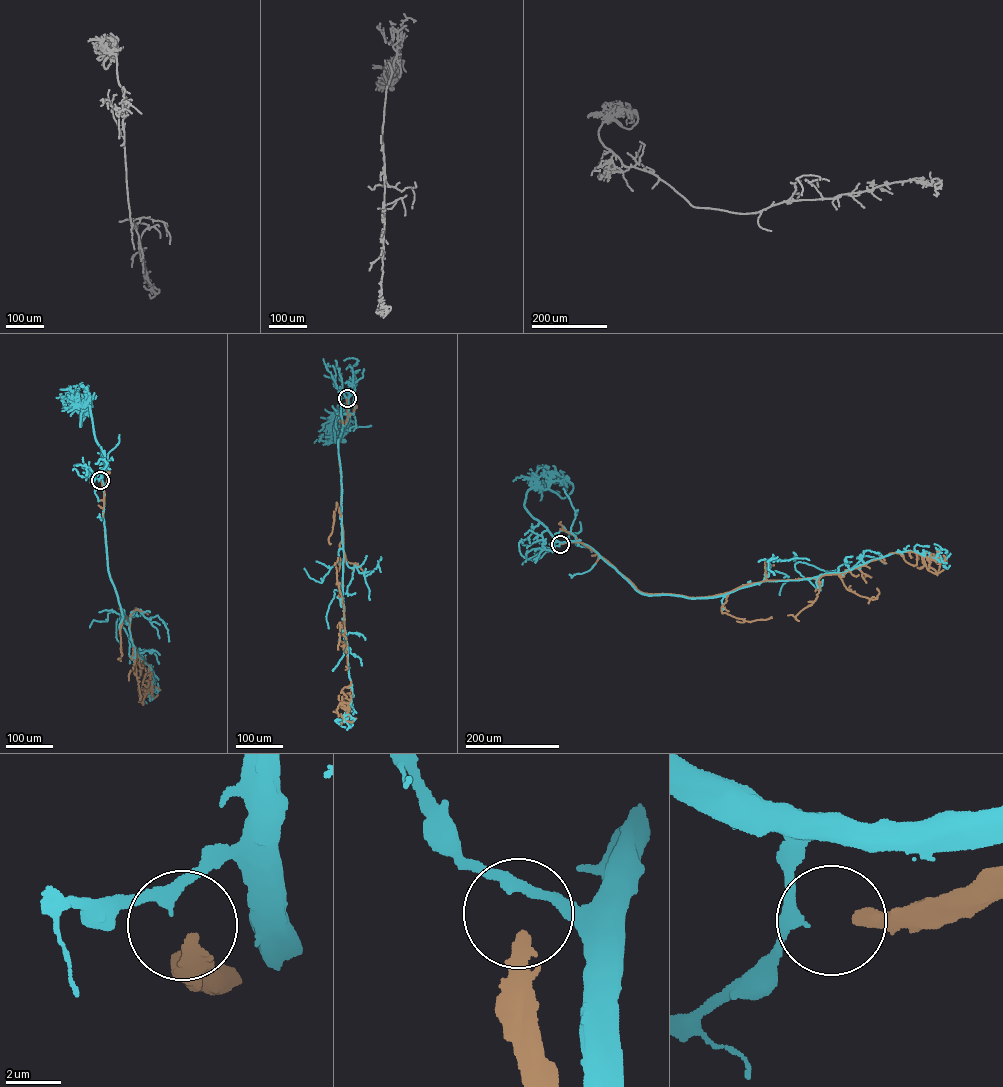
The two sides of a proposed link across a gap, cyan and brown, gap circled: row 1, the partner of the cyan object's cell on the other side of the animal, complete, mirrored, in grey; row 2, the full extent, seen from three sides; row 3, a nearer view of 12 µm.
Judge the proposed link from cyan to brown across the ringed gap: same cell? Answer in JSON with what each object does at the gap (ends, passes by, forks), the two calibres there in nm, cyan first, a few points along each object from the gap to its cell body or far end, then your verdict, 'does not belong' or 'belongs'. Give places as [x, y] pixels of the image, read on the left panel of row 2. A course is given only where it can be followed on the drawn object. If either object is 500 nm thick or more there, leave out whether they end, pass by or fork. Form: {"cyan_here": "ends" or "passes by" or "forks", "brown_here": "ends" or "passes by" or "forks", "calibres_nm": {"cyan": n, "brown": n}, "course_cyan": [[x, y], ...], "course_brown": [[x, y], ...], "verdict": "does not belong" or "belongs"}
{"cyan_here": "passes by", "brown_here": "ends", "calibres_nm": {"cyan": 240, "brown": 440}, "course_cyan": [[100, 480], [104, 459], [94, 435], [90, 406], [81, 409], [80, 425], [87, 412]], "course_brown": [[100, 480], [108, 571], [129, 625], [134, 650], [151, 674], [151, 691], [149, 688], [144, 691], [144, 703]], "verdict": "does not belong"}

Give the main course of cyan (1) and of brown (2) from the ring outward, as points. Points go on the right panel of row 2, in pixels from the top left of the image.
1: (560, 544), (531, 515), (524, 501), (527, 491), (536, 487), (548, 488), (565, 498), (573, 487), (568, 479)
2: (561, 543), (582, 543), (642, 592), (691, 597), (818, 579), (903, 551), (935, 557), (929, 566), (943, 569)

